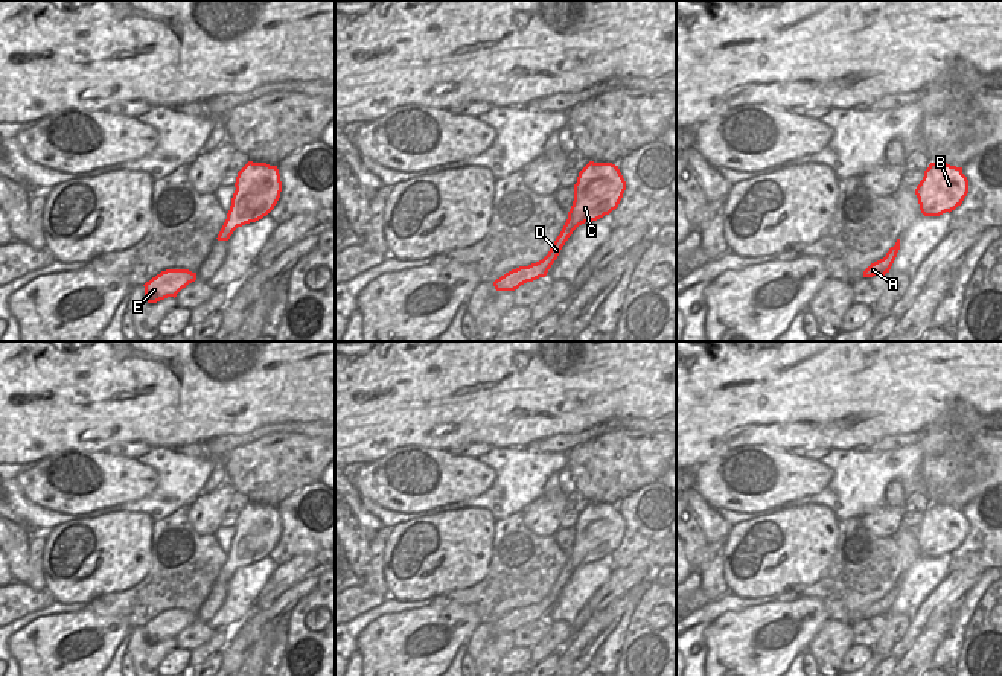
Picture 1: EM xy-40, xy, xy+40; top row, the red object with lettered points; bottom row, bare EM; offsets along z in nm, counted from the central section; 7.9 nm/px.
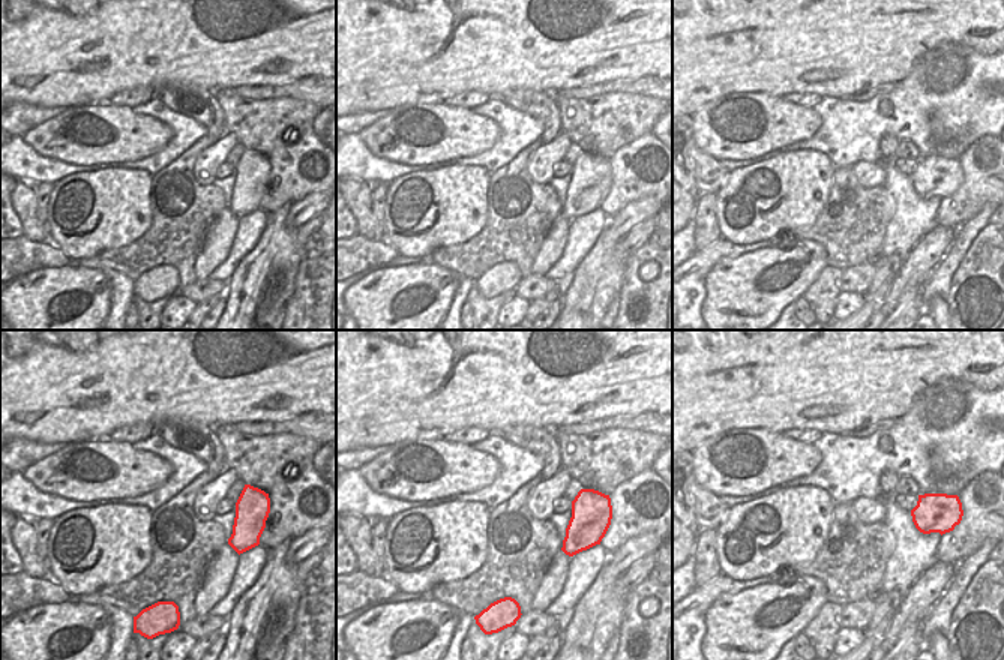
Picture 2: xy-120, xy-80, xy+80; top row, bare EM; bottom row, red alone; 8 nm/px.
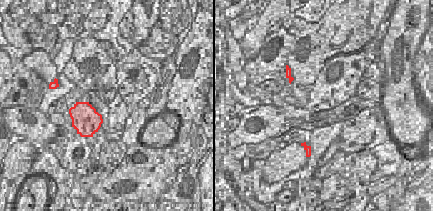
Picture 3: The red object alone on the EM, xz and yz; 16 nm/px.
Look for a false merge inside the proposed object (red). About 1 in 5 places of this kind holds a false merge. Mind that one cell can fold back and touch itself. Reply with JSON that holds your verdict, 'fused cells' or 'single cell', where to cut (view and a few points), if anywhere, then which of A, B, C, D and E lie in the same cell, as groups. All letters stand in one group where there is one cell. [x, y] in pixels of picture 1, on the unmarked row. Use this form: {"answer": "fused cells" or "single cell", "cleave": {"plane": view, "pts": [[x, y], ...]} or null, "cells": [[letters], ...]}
{"answer": "single cell", "cleave": null, "cells": [["A", "B", "C", "D", "E"]]}

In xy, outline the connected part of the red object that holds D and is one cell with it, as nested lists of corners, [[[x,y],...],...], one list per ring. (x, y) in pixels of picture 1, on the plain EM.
[[[589,502],[579,513],[568,560],[548,595],[536,604],[506,614],[493,623],[495,630],[515,632],[527,623],[545,618],[573,572],[579,566],[597,562],[615,551],[624,531],[626,522],[618,507],[612,504]]]

